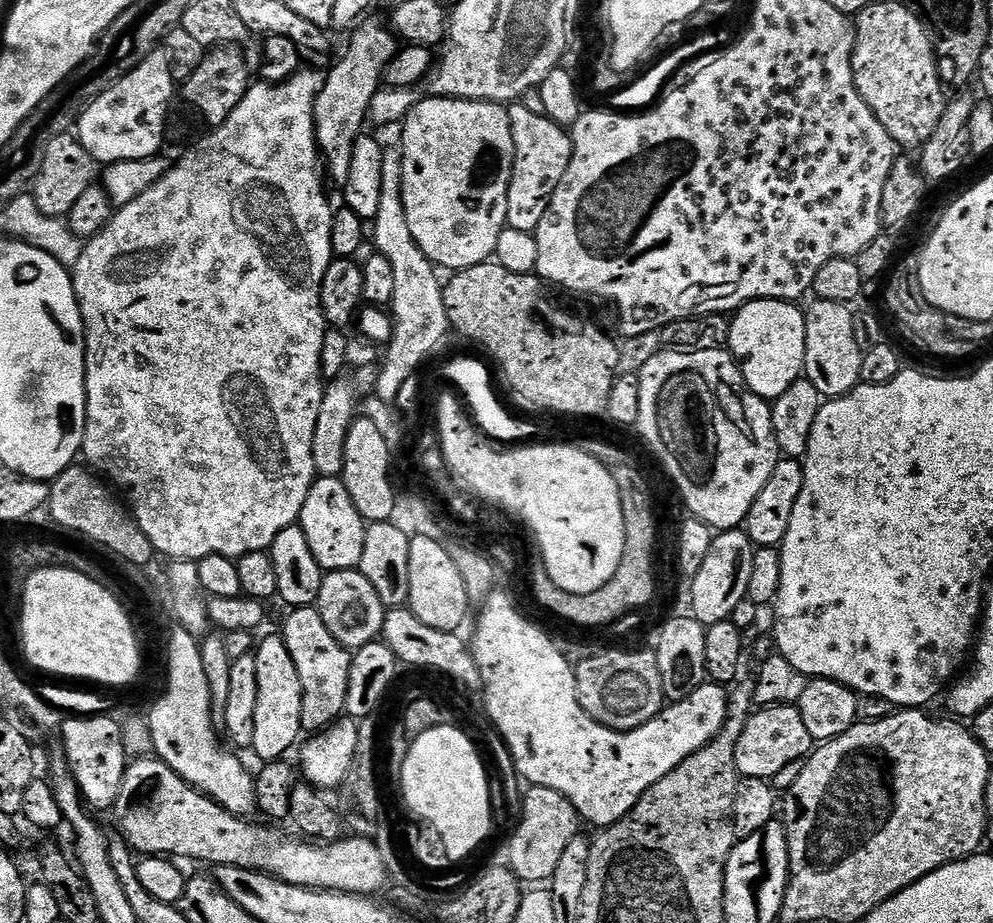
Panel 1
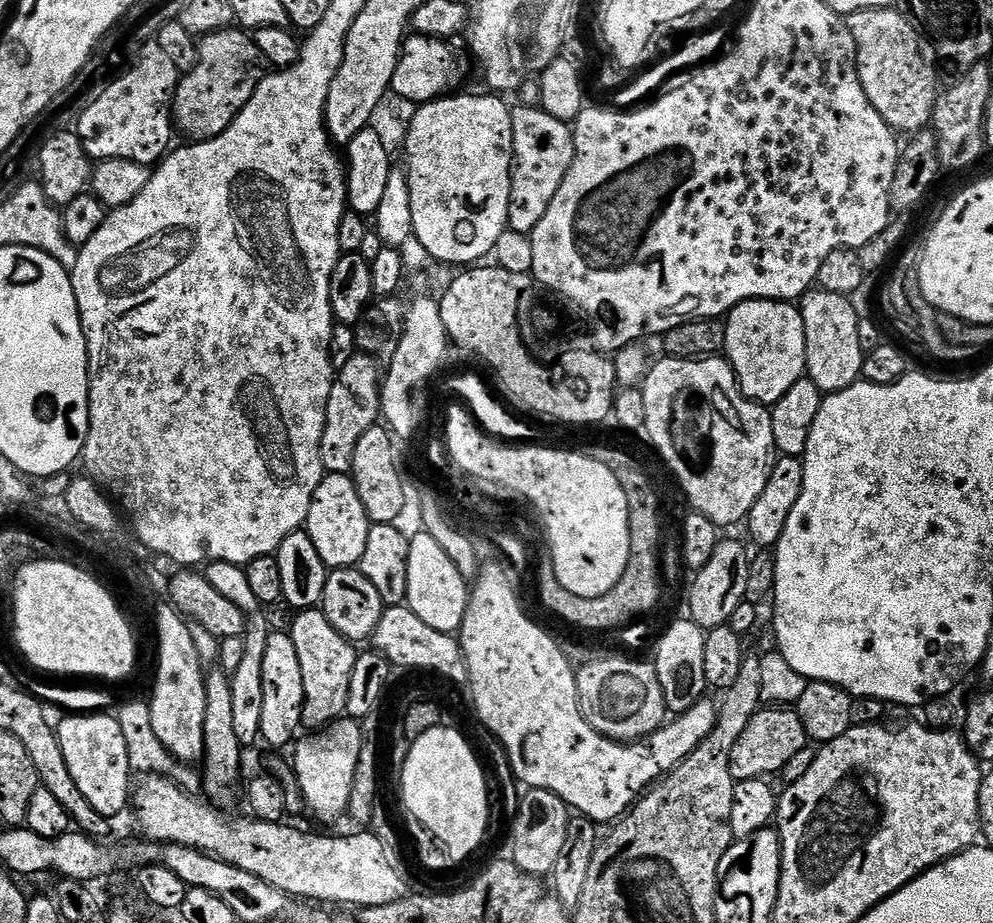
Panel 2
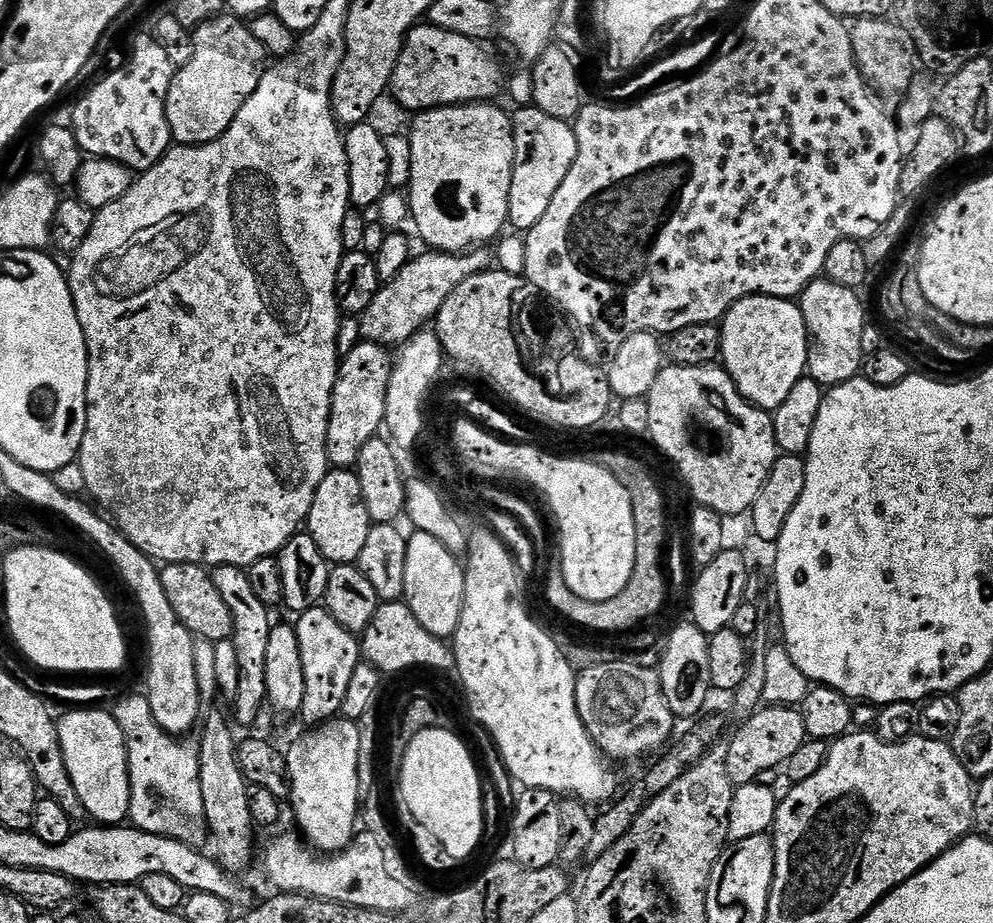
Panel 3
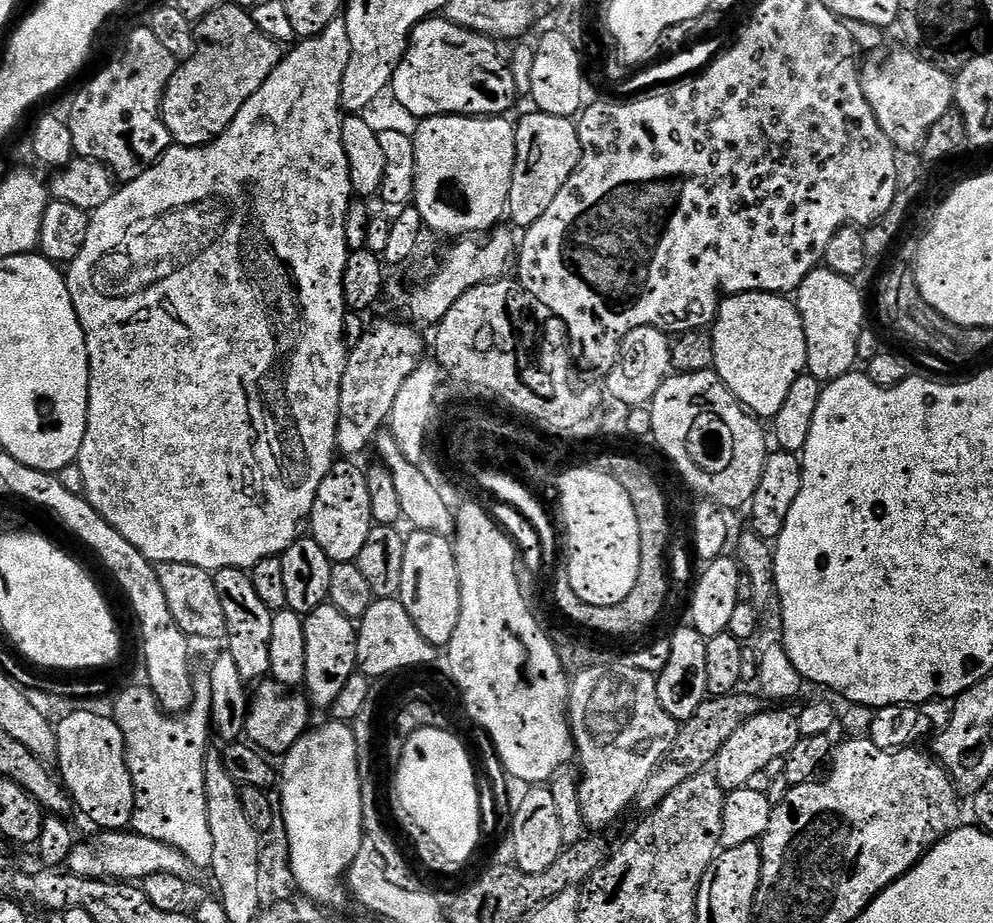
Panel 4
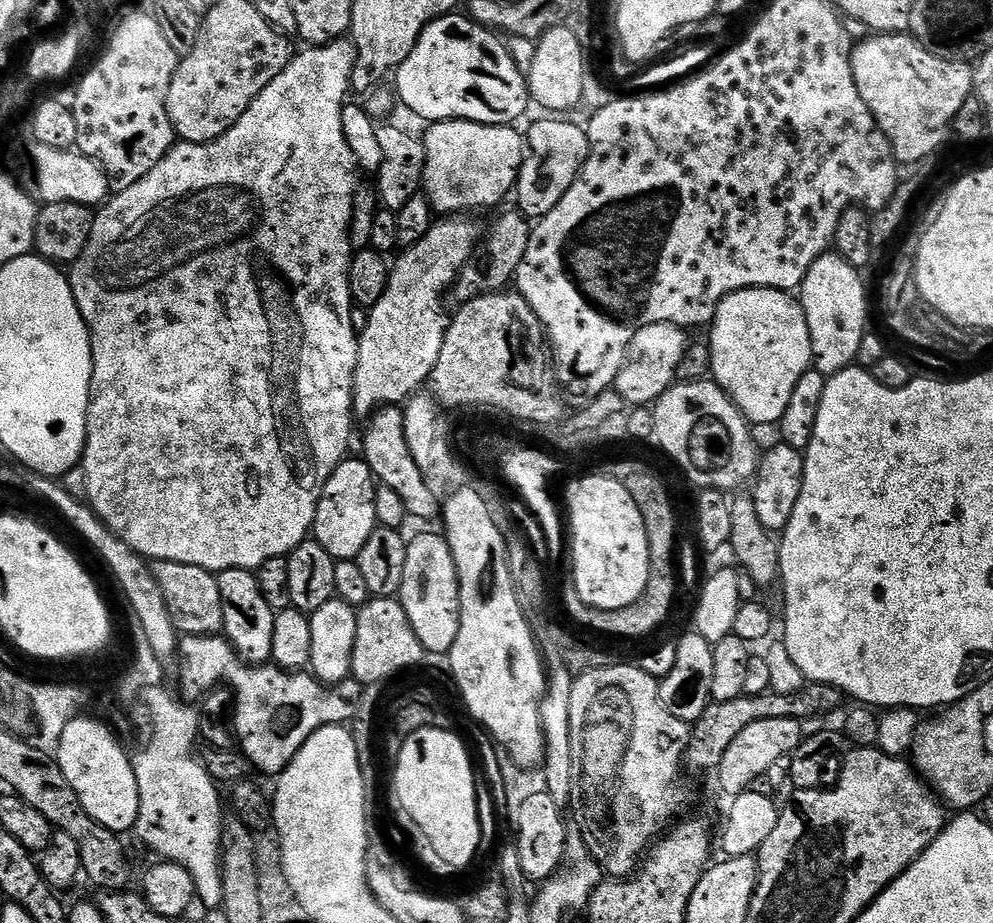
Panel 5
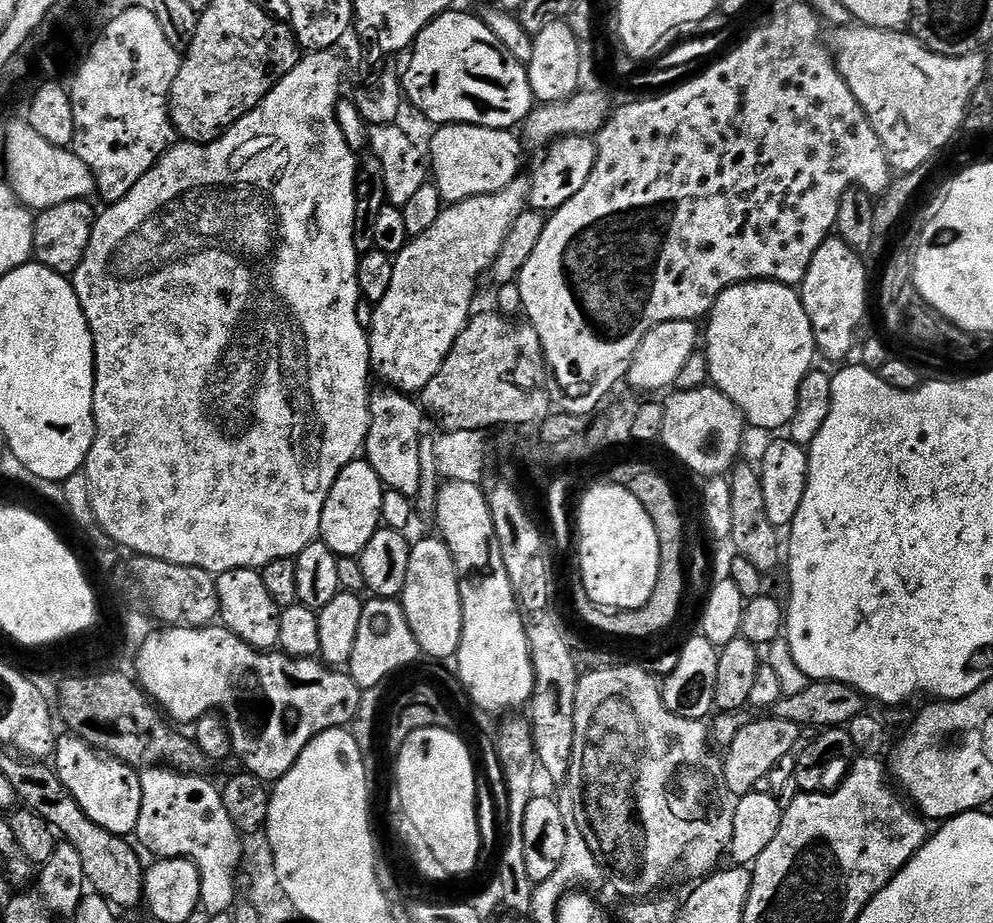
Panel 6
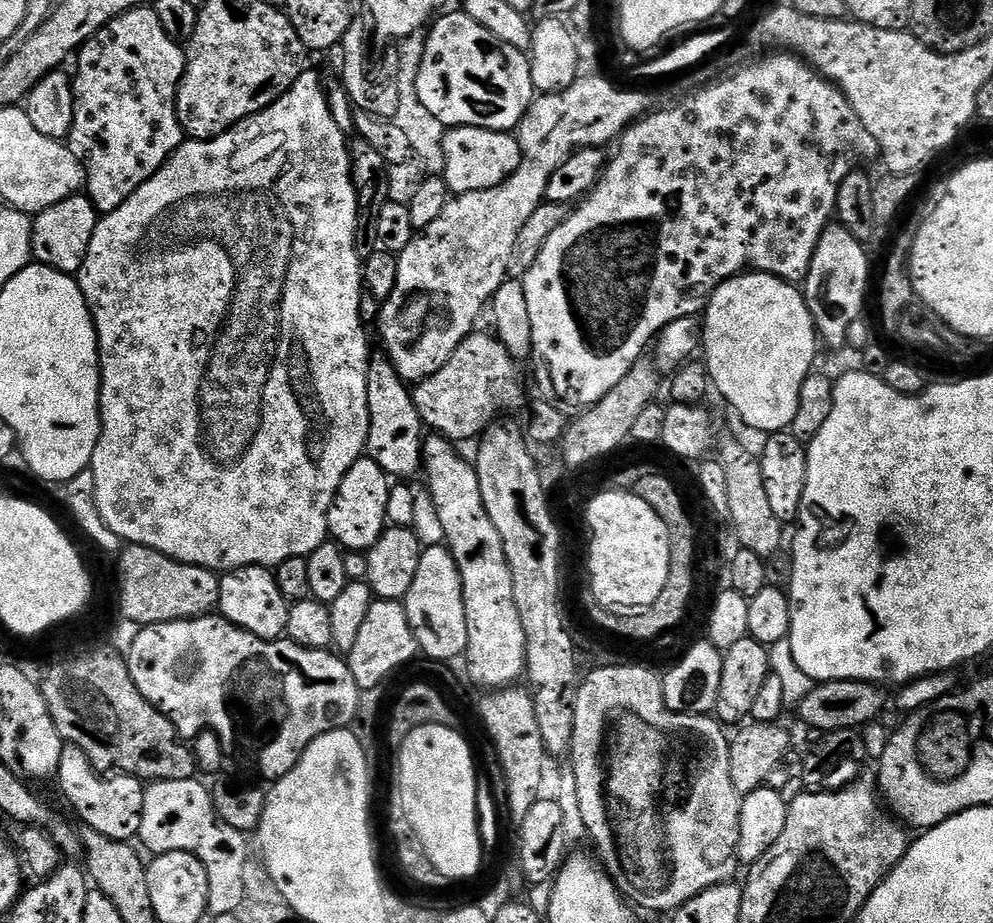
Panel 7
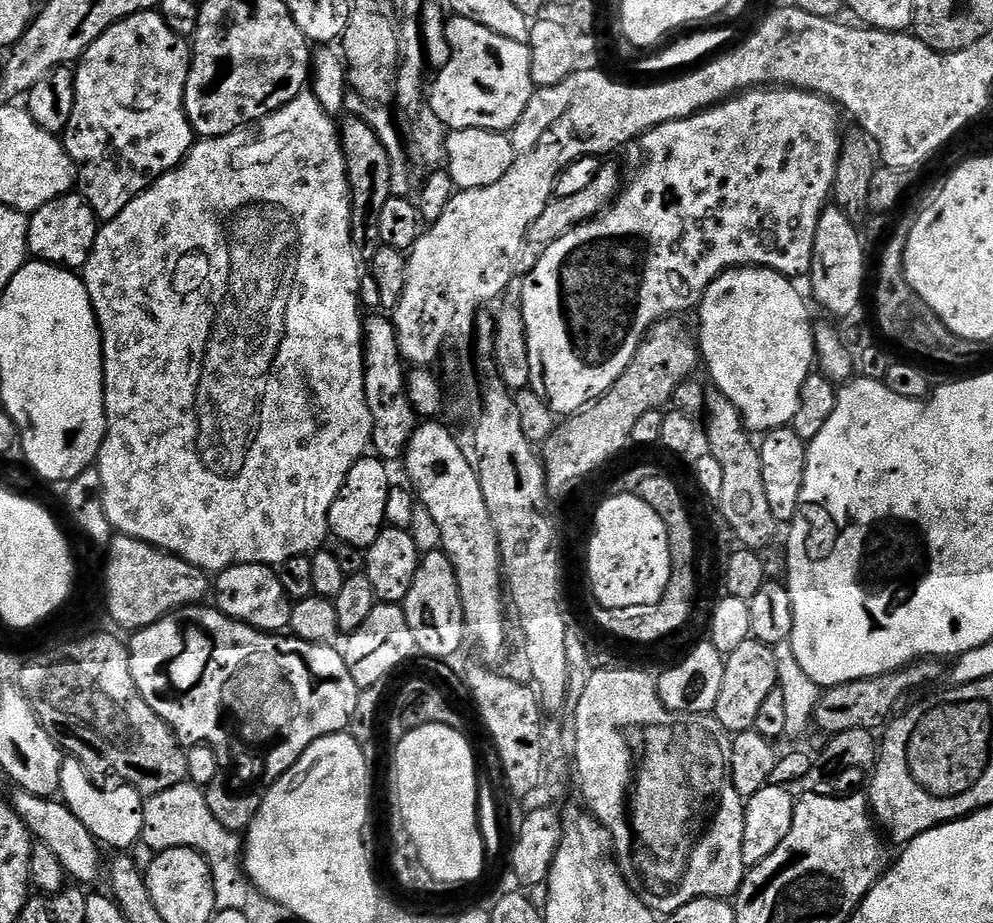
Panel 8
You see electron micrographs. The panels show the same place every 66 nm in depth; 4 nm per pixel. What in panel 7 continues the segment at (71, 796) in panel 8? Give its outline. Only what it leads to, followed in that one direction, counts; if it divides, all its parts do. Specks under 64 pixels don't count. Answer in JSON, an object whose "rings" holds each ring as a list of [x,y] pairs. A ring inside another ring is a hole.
{"rings":[[[65,746],[62,750],[60,765],[56,771],[60,788],[68,799],[68,804],[84,819],[89,828],[98,830],[106,838],[135,841],[142,826],[142,806],[144,805],[145,785],[134,776],[112,774],[105,778],[82,754],[82,750]]]}

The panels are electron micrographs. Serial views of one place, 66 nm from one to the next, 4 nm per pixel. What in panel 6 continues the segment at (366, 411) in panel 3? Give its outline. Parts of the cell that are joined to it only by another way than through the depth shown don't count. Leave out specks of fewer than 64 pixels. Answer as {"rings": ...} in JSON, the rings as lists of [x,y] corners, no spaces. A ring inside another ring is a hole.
{"rings":[[[517,178],[501,192],[466,198],[457,204],[448,204],[438,222],[426,230],[426,234],[411,237],[408,243],[394,256],[394,278],[390,278],[390,290],[386,298],[378,302],[373,310],[373,324],[367,329],[368,349],[372,359],[370,368],[381,376],[385,385],[399,388],[409,394],[423,393],[424,388],[442,370],[442,362],[450,354],[458,334],[467,326],[473,315],[472,299],[476,296],[476,283],[480,275],[491,269],[492,261],[498,258],[502,242],[510,226],[529,207],[528,180]]]}

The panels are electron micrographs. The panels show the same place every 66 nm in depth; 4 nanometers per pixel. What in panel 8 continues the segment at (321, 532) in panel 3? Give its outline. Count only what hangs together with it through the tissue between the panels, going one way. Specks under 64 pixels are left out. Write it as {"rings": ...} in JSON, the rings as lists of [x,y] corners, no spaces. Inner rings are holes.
{"rings":[[[365,454],[360,461],[346,474],[346,482],[334,498],[334,506],[330,506],[328,515],[328,531],[341,544],[349,544],[367,550],[378,538],[378,534],[386,527],[386,498],[390,481],[388,481],[389,465],[375,454]]]}

